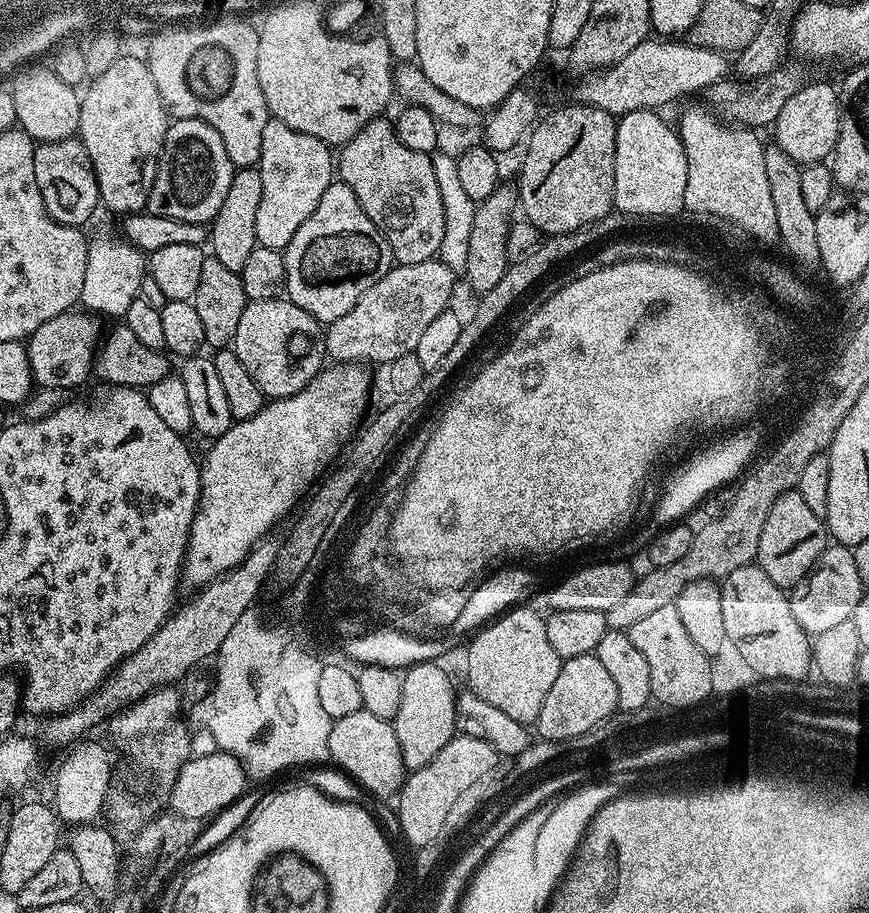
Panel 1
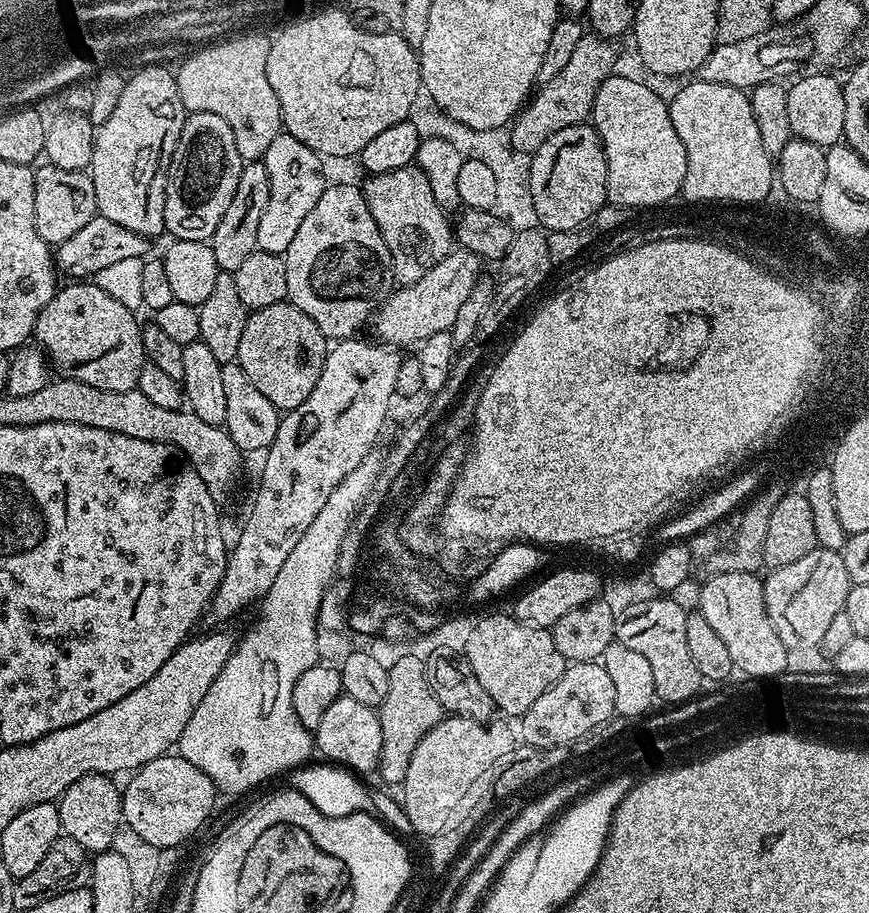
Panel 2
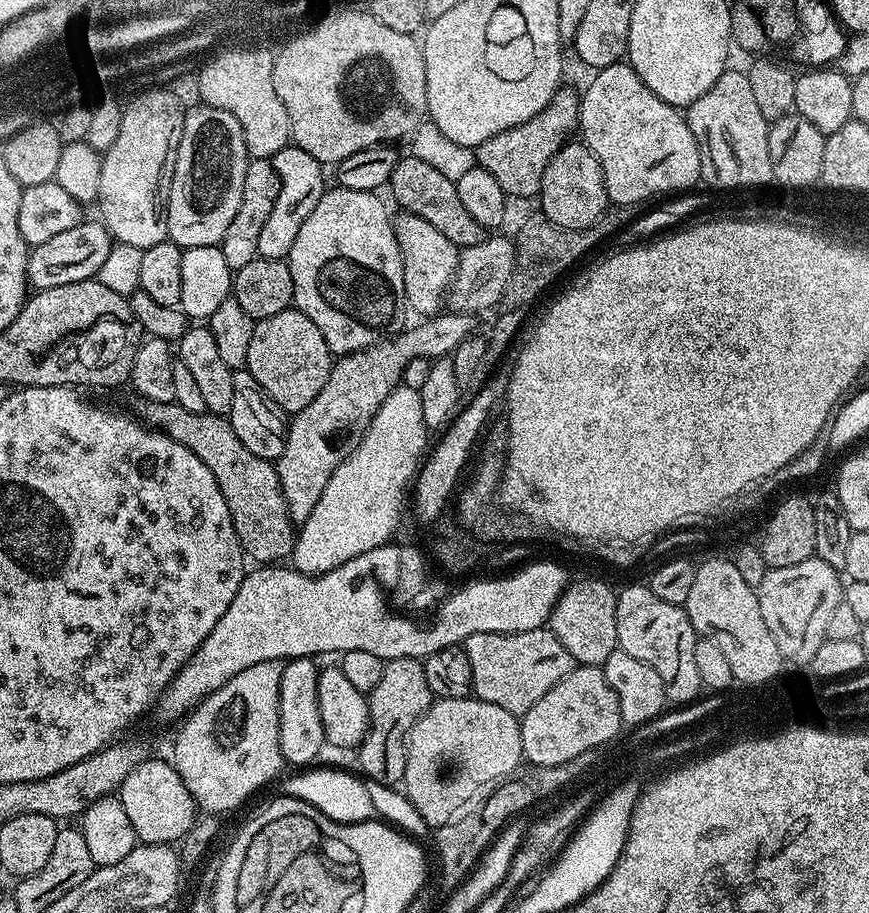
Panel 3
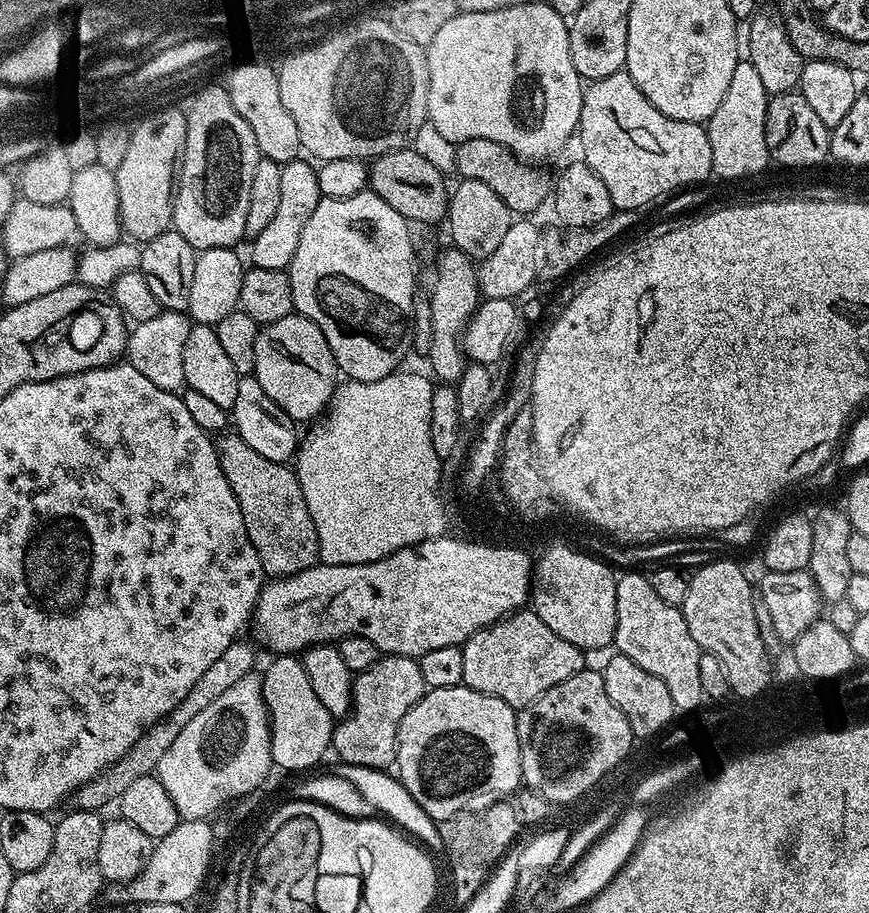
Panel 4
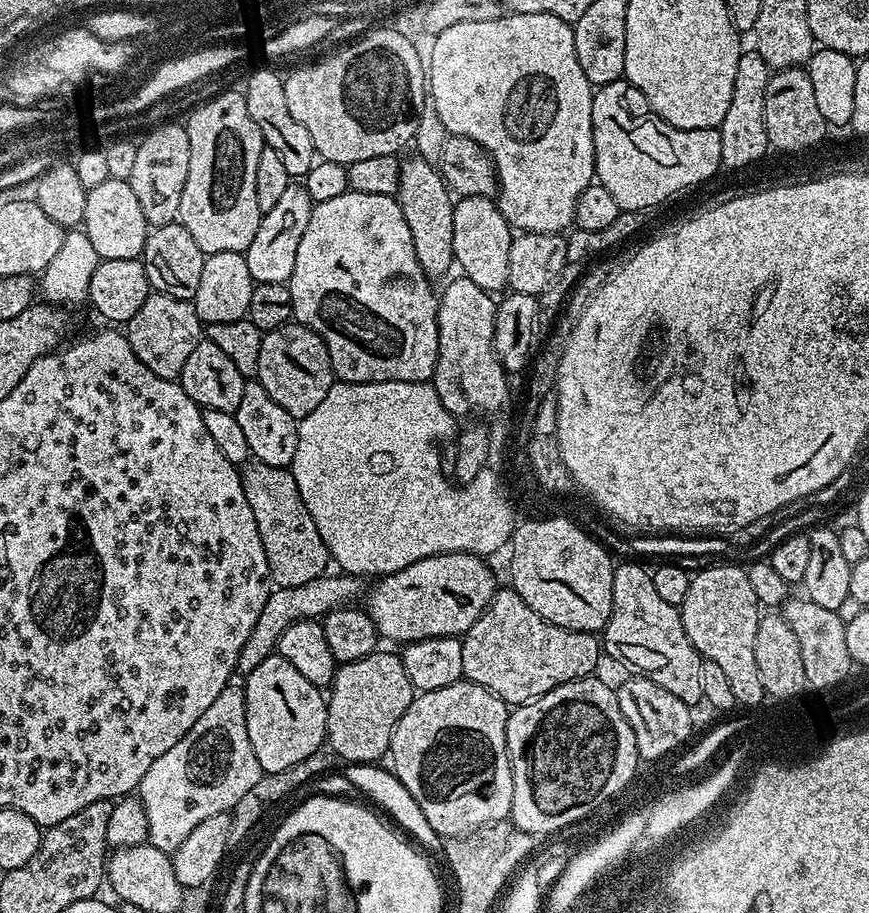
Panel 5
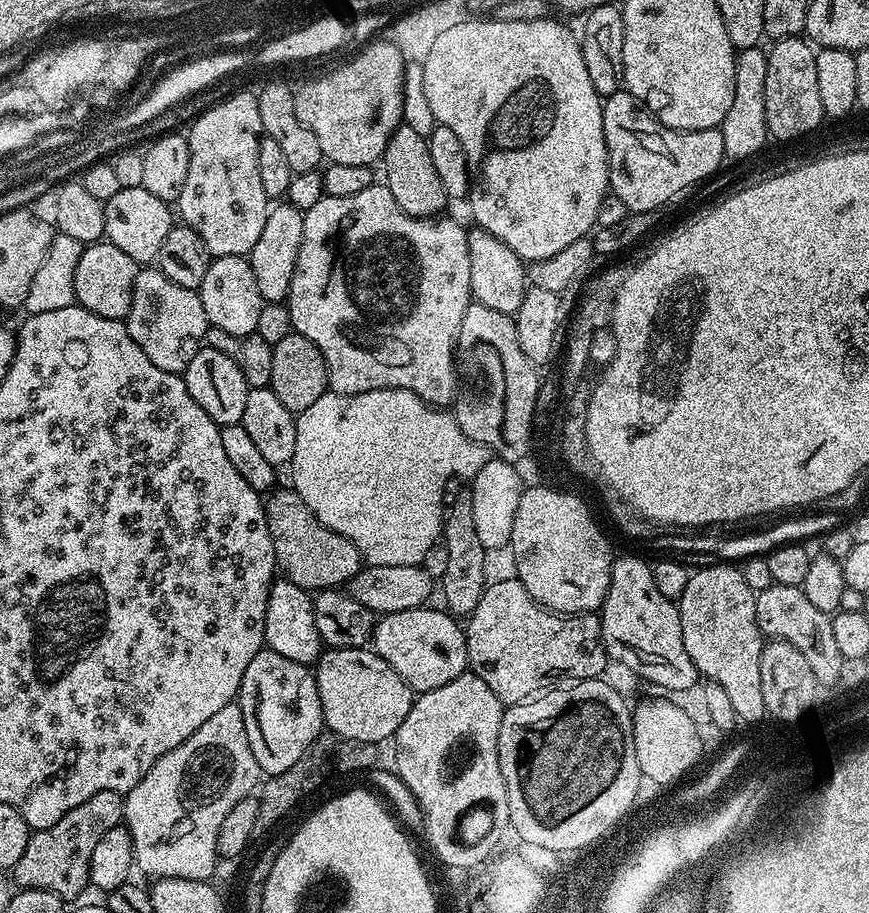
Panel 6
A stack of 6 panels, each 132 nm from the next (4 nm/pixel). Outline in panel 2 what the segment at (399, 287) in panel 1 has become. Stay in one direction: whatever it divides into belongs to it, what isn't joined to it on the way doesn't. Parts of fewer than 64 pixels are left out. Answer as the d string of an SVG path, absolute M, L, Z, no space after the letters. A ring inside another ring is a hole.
M457 247L446 254L446 258L442 258L434 270L426 270L418 282L397 287L374 313L375 339L393 346L416 346L421 340L430 338L430 334L449 331L454 318L458 318L458 310L462 310L466 298L470 298L470 290L474 290L474 286L482 279L480 267L480 257Z

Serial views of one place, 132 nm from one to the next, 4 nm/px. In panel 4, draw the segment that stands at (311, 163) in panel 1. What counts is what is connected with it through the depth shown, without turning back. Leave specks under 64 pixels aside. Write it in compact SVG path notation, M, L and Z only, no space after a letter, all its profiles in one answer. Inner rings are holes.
M304 158L291 160L289 164L282 167L282 191L280 191L278 201L278 211L274 214L274 218L270 222L270 226L266 226L266 230L262 230L262 234L258 234L251 241L252 244L252 261L251 263L258 268L266 270L278 270L279 268L287 269L294 258L294 250L298 250L298 238L302 238L302 226L306 226L306 218L310 218L310 214L314 214L314 206L318 206L318 202L322 199L318 190L318 178L316 177L316 168L308 165L309 161Z

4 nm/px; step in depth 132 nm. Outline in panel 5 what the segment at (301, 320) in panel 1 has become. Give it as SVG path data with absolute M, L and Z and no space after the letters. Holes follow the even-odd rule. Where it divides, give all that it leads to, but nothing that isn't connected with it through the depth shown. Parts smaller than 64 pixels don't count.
M289 322L262 335L262 350L258 350L258 374L255 379L296 421L322 403L334 382L330 354L322 338L299 322Z

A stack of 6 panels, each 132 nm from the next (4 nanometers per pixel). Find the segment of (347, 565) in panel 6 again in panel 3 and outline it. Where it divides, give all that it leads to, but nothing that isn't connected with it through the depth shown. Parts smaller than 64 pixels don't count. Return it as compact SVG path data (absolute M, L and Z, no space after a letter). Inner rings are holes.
M143 398L135 402L135 415L147 427L165 432L176 442L182 442L182 446L186 446L190 454L198 454L198 458L202 458L202 466L214 474L214 482L218 482L218 490L222 490L222 498L226 498L226 510L230 510L245 557L252 559L253 556L260 566L287 561L296 545L297 533L282 494L275 463L246 450L238 434L234 434L234 426L227 416L215 416L210 411L182 410L182 406L174 402L154 402Z

